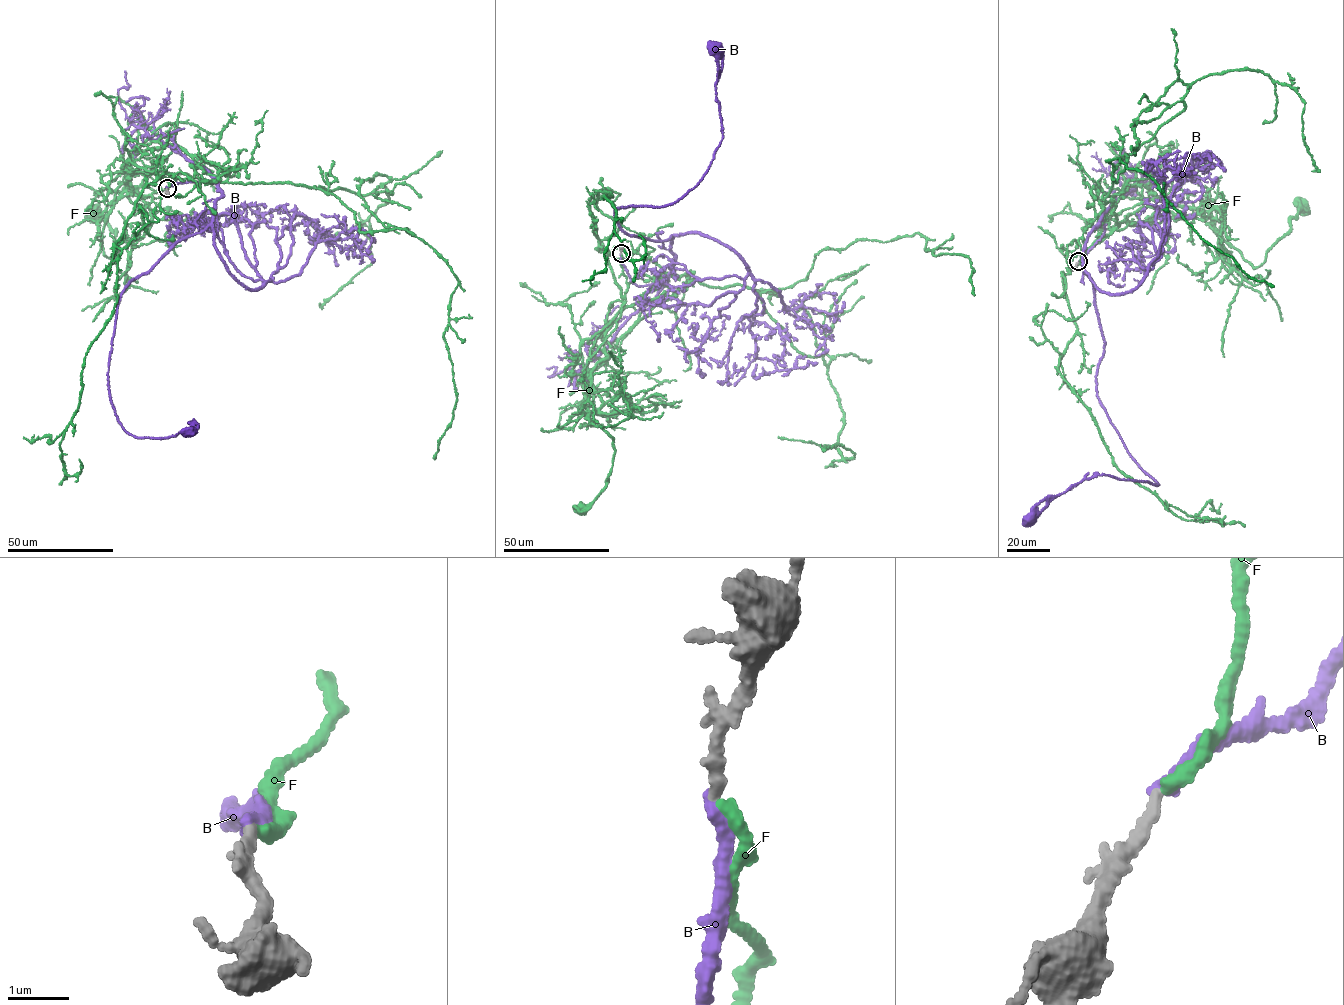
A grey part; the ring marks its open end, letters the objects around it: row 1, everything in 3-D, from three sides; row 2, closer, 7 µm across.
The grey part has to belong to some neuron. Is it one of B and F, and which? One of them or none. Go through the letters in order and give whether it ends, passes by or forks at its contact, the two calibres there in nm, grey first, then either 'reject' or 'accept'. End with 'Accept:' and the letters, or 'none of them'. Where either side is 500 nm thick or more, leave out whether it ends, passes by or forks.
B: it ends; calibres 190 and 240 nm; reject
F: it ends; calibres 190 and 220 nm; accept
Accept: F

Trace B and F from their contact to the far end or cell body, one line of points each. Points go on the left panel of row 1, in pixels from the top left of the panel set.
B: (167, 188), (221, 194), (207, 228), (123, 292), (107, 377), (130, 434), (192, 421), (188, 434)
F: (167, 189), (175, 180), (122, 169), (127, 187), (101, 241), (104, 254), (113, 257), (116, 232), (92, 213)

